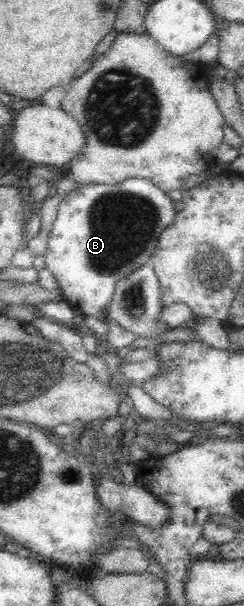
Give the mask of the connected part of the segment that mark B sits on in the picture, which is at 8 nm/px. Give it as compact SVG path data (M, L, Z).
M128 177L118 185L78 184L74 191L62 197L59 204L56 219L49 232L47 249L43 254L44 267L54 274L60 294L76 314L83 315L84 318L88 316L106 321L104 315L117 283L131 271L150 262L156 246L155 240L177 220L177 217L178 212L169 192L160 189L149 179Z

